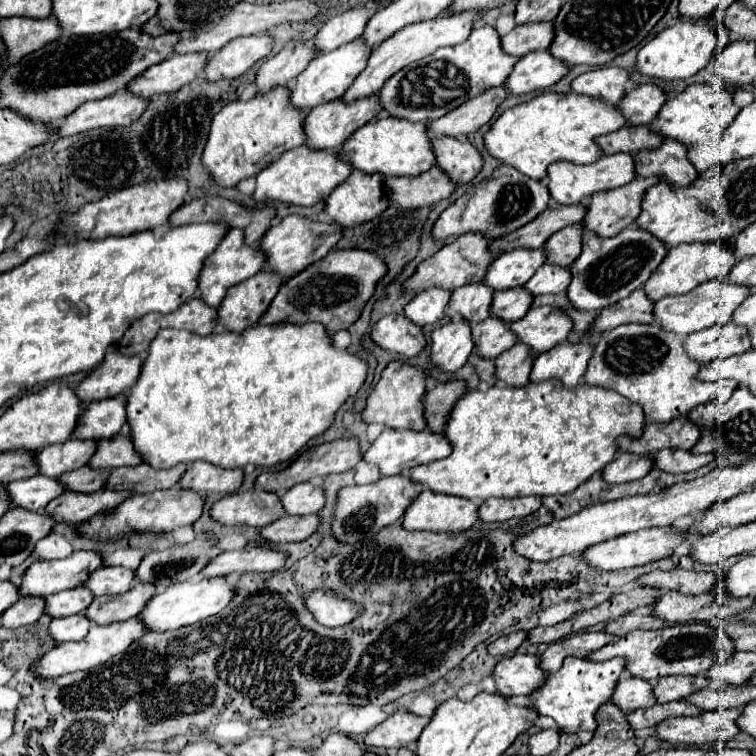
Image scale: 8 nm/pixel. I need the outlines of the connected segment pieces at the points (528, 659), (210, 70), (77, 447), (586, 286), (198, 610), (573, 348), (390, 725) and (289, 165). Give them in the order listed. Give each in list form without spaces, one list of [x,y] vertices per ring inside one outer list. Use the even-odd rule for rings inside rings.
[[[515,654],[501,660],[495,666],[497,692],[503,696],[515,694],[533,694],[545,684],[547,672],[541,668],[539,658],[533,654]]]
[[[267,34],[237,38],[213,54],[209,64],[205,66],[205,78],[211,82],[223,78],[239,78],[255,62],[267,58],[271,50],[273,50],[273,38]]]
[[[67,440],[63,444],[53,444],[43,448],[35,454],[35,466],[39,474],[49,478],[59,478],[65,472],[81,468],[95,452],[95,442],[81,442],[81,440]]]
[[[629,226],[617,236],[605,240],[593,236],[593,232],[585,232],[581,254],[569,268],[573,278],[567,288],[567,300],[577,310],[599,310],[611,306],[641,288],[649,274],[661,264],[665,254],[667,248],[655,236],[649,236],[635,226]]]
[[[197,578],[193,582],[181,582],[161,590],[147,602],[147,606],[141,610],[137,618],[149,632],[177,630],[221,612],[231,598],[233,598],[233,588],[225,582],[225,578]]]
[[[563,344],[535,358],[531,368],[531,382],[557,380],[563,388],[575,388],[579,378],[585,374],[589,356],[593,352],[591,344]]]
[[[397,710],[365,736],[365,744],[381,748],[403,748],[415,744],[429,720],[429,716],[417,716],[407,710]]]
[[[307,146],[293,148],[277,158],[269,168],[255,176],[255,190],[251,198],[255,202],[285,202],[293,206],[315,206],[323,202],[335,186],[339,186],[351,174],[349,164],[335,160],[335,154],[327,150],[309,150]]]

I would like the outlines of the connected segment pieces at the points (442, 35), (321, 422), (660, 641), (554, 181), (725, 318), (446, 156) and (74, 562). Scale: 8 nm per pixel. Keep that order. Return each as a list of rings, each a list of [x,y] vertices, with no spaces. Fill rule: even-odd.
[[[465,12],[465,14],[459,14],[459,16],[437,16],[433,20],[417,22],[417,24],[411,24],[409,28],[403,28],[403,30],[395,32],[389,40],[385,40],[383,44],[379,44],[377,48],[371,50],[365,70],[355,78],[353,86],[347,88],[347,92],[343,94],[343,100],[345,102],[351,102],[351,100],[355,102],[355,100],[361,100],[361,98],[369,98],[369,96],[377,94],[383,88],[383,84],[395,72],[399,72],[401,68],[409,66],[411,62],[433,54],[437,48],[455,46],[455,44],[463,42],[469,36],[469,32],[473,30],[473,26],[475,26],[475,12]],[[459,16],[465,16],[465,22],[457,22]]]
[[[273,324],[273,326],[251,326],[243,332],[213,332],[209,336],[197,336],[189,334],[185,330],[161,330],[155,340],[151,340],[147,358],[141,366],[141,374],[135,382],[135,386],[125,394],[127,396],[127,424],[129,424],[129,438],[133,442],[135,452],[143,458],[145,464],[149,464],[155,470],[173,468],[177,464],[189,464],[195,460],[205,460],[219,468],[243,468],[247,464],[271,468],[289,460],[295,460],[307,444],[323,434],[337,412],[337,408],[357,390],[361,388],[367,374],[367,364],[349,354],[347,350],[335,350],[331,346],[331,338],[325,334],[325,328],[321,324],[305,324],[305,326],[293,326],[293,324]]]
[[[691,622],[691,624],[675,624],[671,628],[661,630],[635,630],[629,632],[615,642],[599,648],[591,654],[593,660],[603,662],[615,656],[623,656],[627,660],[627,670],[633,676],[641,676],[643,680],[657,680],[669,674],[689,674],[699,676],[709,670],[715,662],[727,662],[735,654],[735,640],[719,628],[719,632],[707,624]]]
[[[613,154],[613,156],[601,156],[593,164],[585,166],[573,166],[573,164],[551,164],[547,168],[547,188],[551,198],[555,198],[561,204],[579,204],[587,196],[603,190],[611,190],[617,186],[627,184],[635,178],[633,172],[633,156],[629,154]]]
[[[709,280],[701,286],[697,286],[695,290],[691,290],[689,294],[681,294],[681,296],[667,296],[659,302],[655,302],[653,308],[653,316],[657,320],[657,324],[661,328],[665,328],[667,332],[685,336],[691,332],[699,332],[705,330],[713,324],[725,324],[731,320],[733,310],[751,294],[749,288],[743,286],[733,286],[733,284],[725,284],[719,280]]]
[[[435,136],[431,138],[433,144],[433,154],[437,166],[453,180],[457,186],[467,184],[473,180],[481,166],[481,154],[471,146],[469,140],[465,138],[449,138],[449,136]]]
[[[73,552],[69,558],[63,560],[47,560],[39,564],[31,564],[25,574],[23,582],[19,584],[19,596],[49,596],[61,590],[77,588],[89,572],[97,570],[103,564],[97,552]]]

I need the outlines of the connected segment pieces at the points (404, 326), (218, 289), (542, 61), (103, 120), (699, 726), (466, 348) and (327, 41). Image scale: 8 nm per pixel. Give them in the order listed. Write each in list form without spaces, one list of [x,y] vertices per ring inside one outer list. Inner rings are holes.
[[[389,314],[381,318],[371,330],[371,340],[379,348],[403,354],[405,358],[413,358],[425,348],[425,336],[421,328],[405,320],[405,316],[401,314]]]
[[[231,228],[231,230],[223,236],[223,240],[217,244],[217,248],[213,250],[213,254],[209,254],[209,256],[205,258],[205,264],[203,264],[201,274],[199,274],[199,298],[201,298],[207,306],[217,308],[217,306],[221,304],[225,292],[227,292],[231,286],[235,286],[235,284],[239,284],[239,282],[243,282],[243,280],[255,276],[255,274],[261,270],[263,262],[265,262],[265,256],[263,256],[257,248],[247,246],[247,244],[241,240],[241,232],[237,232],[237,228]]]
[[[547,50],[529,52],[515,66],[505,80],[507,92],[521,96],[535,90],[545,90],[567,74],[567,66],[555,60]]]
[[[121,90],[113,96],[107,96],[97,102],[85,102],[77,112],[73,112],[65,122],[57,126],[59,136],[79,134],[91,128],[113,128],[113,126],[129,126],[135,122],[149,106],[149,100],[141,96],[133,96],[129,90]]]
[[[741,708],[731,710],[713,710],[703,712],[701,716],[685,718],[669,718],[657,724],[657,736],[671,744],[713,744],[713,742],[729,742],[741,734],[737,726],[739,716],[743,714]]]
[[[465,320],[449,322],[431,334],[431,364],[441,372],[453,374],[473,352],[471,326]]]
[[[367,4],[365,8],[347,10],[335,18],[331,18],[313,38],[313,48],[317,54],[331,52],[343,44],[353,42],[361,36],[371,12],[377,10],[377,4]]]

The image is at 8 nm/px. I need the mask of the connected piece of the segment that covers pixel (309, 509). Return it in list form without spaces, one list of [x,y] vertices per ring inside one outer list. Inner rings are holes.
[[[311,482],[305,484],[295,484],[289,488],[281,498],[283,510],[287,516],[305,516],[305,514],[317,514],[323,504],[325,496],[319,486],[313,486]]]

